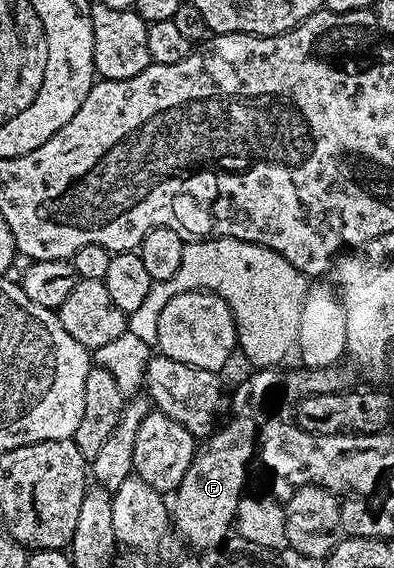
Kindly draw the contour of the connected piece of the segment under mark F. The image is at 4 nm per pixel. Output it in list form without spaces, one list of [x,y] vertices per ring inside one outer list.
[[[255,369],[252,375],[247,375],[232,390],[229,395],[229,414],[225,422],[215,428],[215,432],[206,436],[198,444],[189,469],[185,469],[185,477],[181,477],[181,485],[173,492],[173,527],[179,530],[179,535],[200,552],[210,551],[220,546],[228,538],[235,522],[235,514],[239,508],[239,500],[244,498],[243,486],[247,483],[247,466],[257,455],[257,440],[259,432],[269,418],[267,410],[271,407],[271,398],[277,395],[281,387],[281,375],[275,369]]]

